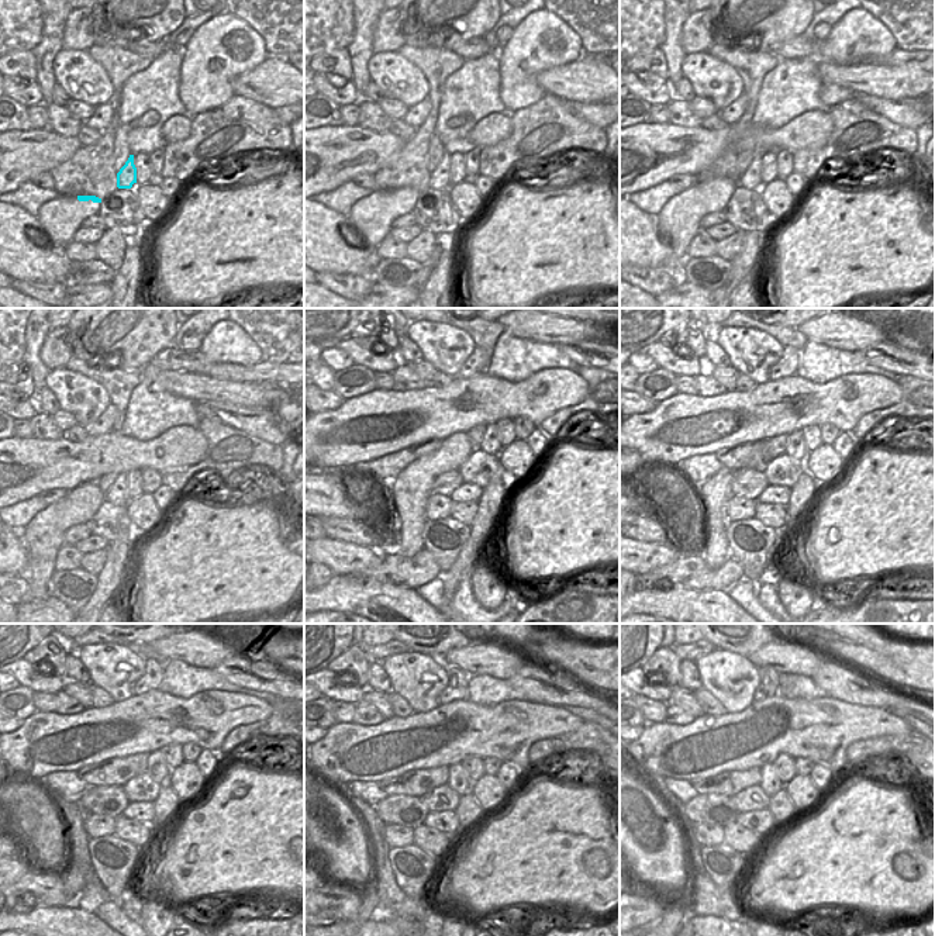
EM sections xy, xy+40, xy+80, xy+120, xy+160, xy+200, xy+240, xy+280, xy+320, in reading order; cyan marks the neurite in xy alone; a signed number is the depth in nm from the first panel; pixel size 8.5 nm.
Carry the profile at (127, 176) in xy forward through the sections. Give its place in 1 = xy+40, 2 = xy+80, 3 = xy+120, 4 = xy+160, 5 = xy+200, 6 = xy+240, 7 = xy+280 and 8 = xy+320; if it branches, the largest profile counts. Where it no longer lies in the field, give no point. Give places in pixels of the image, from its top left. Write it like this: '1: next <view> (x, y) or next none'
1: next xy+40 (440, 178)
2: next xy+80 (751, 179)
3: next xy+120 (88, 497)
4: next xy+160 (402, 496)
5: next xy+200 (728, 496)
6: next xy+240 (99, 807)
7: next xy+280 (403, 810)
8: next xy+320 (704, 808)

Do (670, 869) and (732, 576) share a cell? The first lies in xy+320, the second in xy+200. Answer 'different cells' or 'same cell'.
different cells

